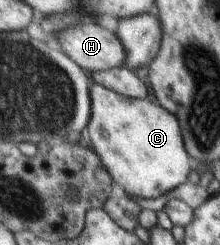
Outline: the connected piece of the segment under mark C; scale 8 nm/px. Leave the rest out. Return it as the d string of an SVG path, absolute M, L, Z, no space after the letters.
M93 83L92 116L86 126L89 134L90 148L108 172L113 185L121 187L130 198L155 198L163 192L169 192L182 185L189 174L189 156L185 152L180 124L176 116L165 110L159 103L151 102L147 97L129 98L116 91Z

